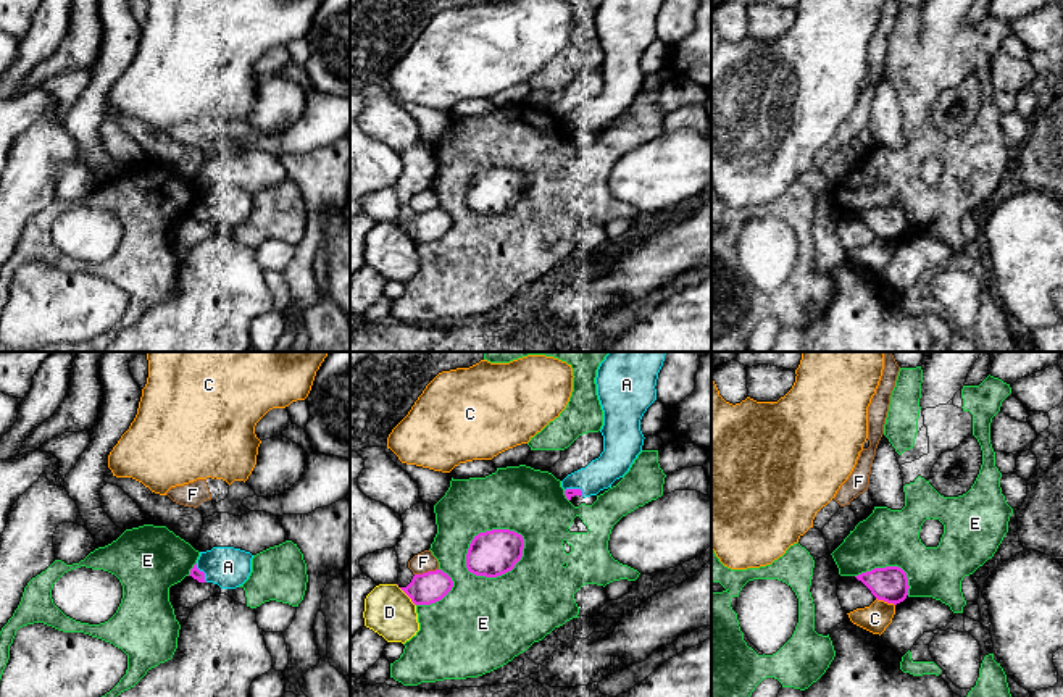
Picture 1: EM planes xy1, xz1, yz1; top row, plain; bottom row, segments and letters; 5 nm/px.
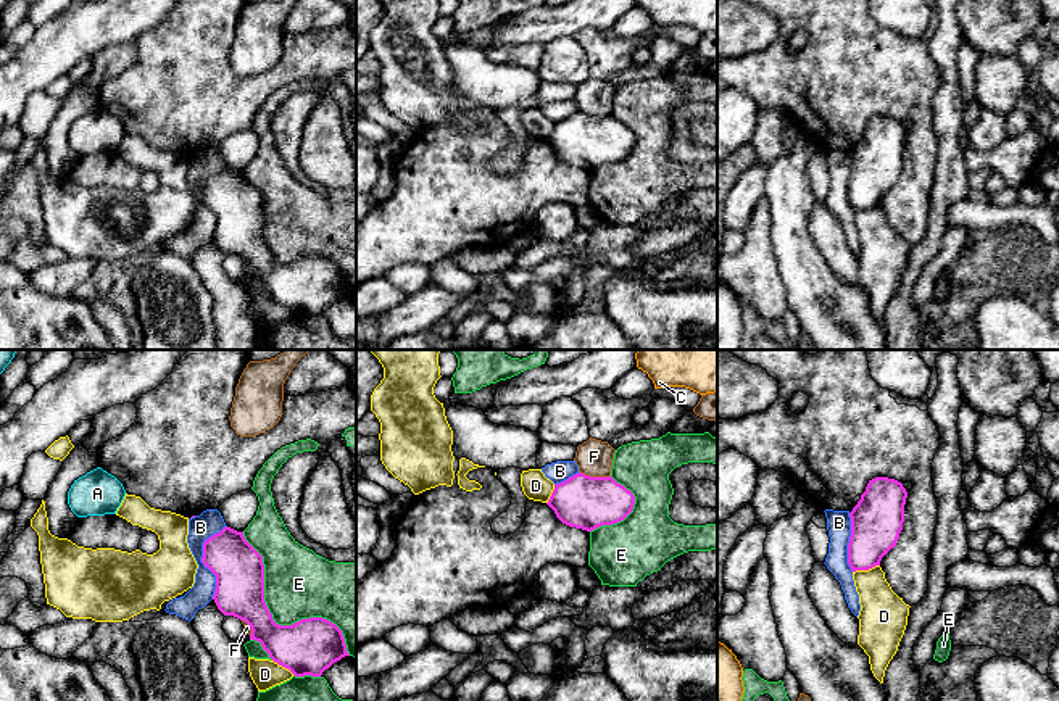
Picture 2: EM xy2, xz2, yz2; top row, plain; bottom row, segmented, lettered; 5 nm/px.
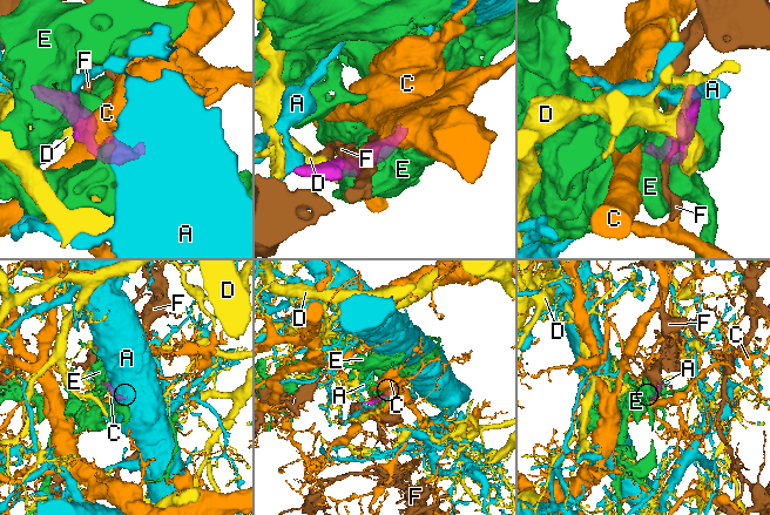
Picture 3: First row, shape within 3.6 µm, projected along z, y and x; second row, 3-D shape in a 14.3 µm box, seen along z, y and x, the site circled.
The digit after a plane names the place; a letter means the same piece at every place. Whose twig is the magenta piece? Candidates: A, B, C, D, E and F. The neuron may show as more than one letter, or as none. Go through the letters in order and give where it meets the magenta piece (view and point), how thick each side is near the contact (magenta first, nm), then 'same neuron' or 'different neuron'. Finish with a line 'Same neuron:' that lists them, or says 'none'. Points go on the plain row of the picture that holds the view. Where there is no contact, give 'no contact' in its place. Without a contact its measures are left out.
A: contact xy1 (204, 212); calibres 60 and 200 nm; same neuron
B: contact xy2 (202, 199); calibres 240 and 130 nm; different neuron
C: contact yz1 (886, 239); calibres 180 and 140 nm; different neuron
D: contact yz2 (866, 208); calibres 260 and 240 nm; different neuron
E: contact xy2 (274, 261); calibres 280 and 360 nm; different neuron
F: contact xz2 (595, 116); calibres 260 and 180 nm; different neuron
Same neuron: A

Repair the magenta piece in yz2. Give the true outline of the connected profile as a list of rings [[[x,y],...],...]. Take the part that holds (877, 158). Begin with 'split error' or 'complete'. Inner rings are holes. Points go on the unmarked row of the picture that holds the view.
complete | [[[895,118],[869,119],[849,151],[848,203],[853,211],[880,205],[882,197],[896,185],[903,169],[906,137],[906,127]]]

